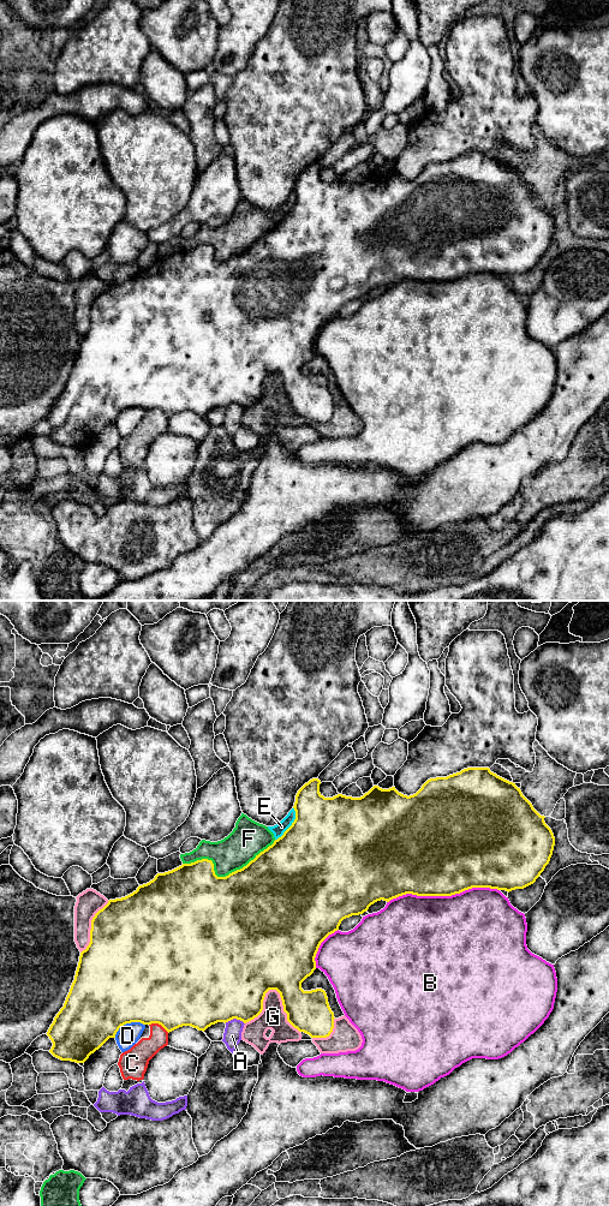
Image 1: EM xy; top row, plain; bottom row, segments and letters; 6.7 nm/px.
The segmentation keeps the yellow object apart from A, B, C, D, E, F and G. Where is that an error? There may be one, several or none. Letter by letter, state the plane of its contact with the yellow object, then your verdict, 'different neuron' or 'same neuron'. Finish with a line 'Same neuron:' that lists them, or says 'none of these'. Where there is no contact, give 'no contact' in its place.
A: xy | different neuron
B: xy | different neuron
C: xy | different neuron
D: xy | different neuron
E: xy | different neuron
F: xy | different neuron
G: xy | different neuron
Same neuron: none of these

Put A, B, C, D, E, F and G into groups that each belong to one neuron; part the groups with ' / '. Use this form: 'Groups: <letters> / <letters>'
Groups: A / B / C / D / E F / G

